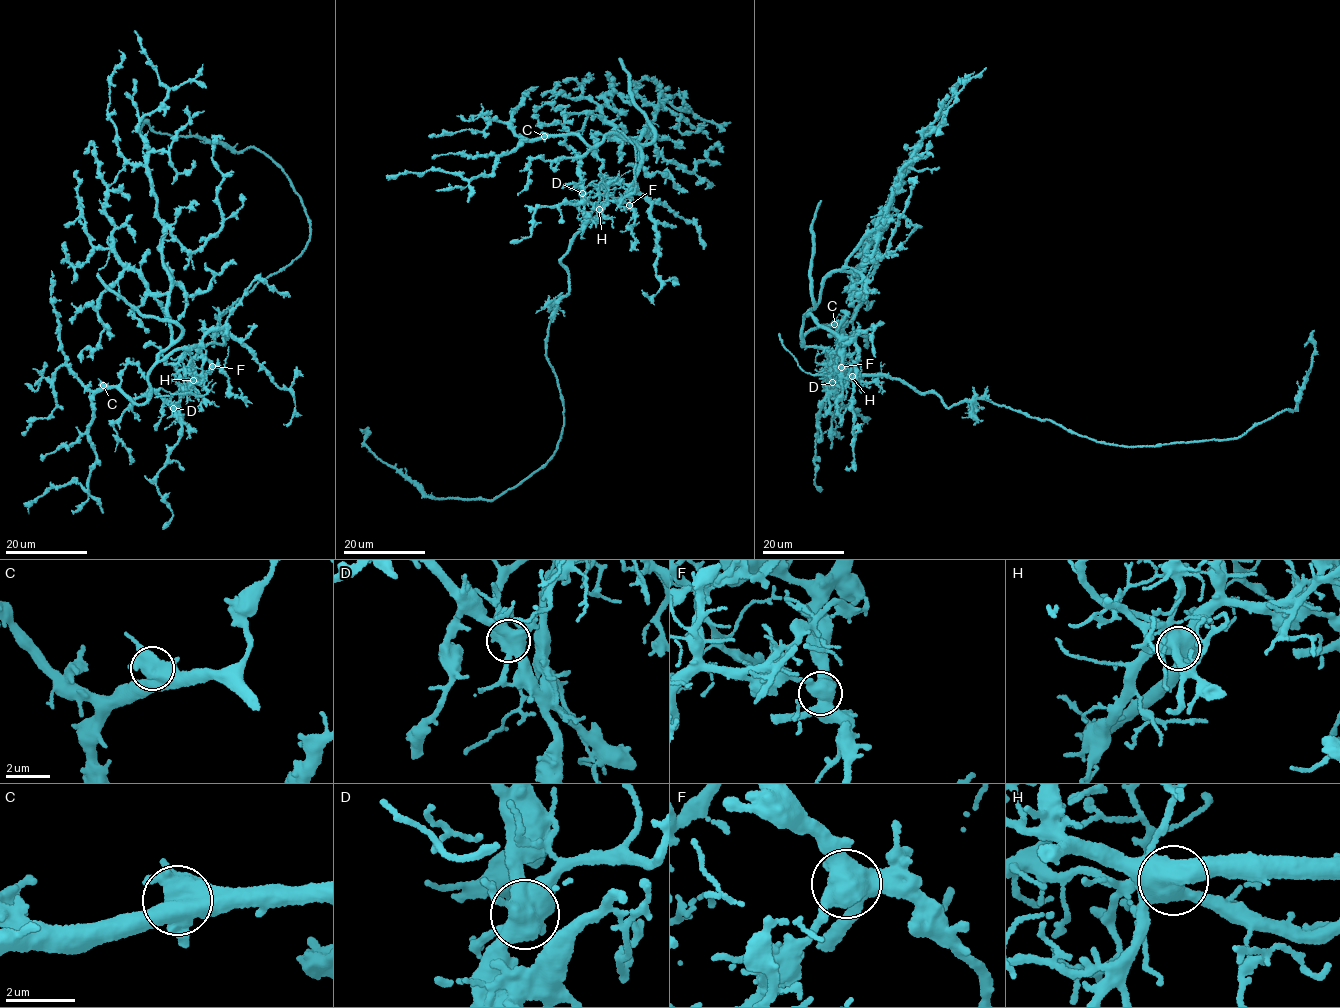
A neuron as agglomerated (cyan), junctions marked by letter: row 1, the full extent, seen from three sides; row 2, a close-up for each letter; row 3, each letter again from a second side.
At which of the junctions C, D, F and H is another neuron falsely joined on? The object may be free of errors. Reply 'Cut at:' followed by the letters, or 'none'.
Cut at: D

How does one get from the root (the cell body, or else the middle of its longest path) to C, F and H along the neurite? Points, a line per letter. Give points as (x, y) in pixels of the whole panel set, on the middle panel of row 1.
C: (562, 256), (574, 233), (600, 210), (578, 189), (584, 174), (579, 161), (590, 146), (569, 133), (544, 136)
F: (562, 256), (574, 233), (599, 212), (601, 206), (608, 200), (621, 200), (629, 205)
H: (562, 256), (574, 233), (599, 209)

